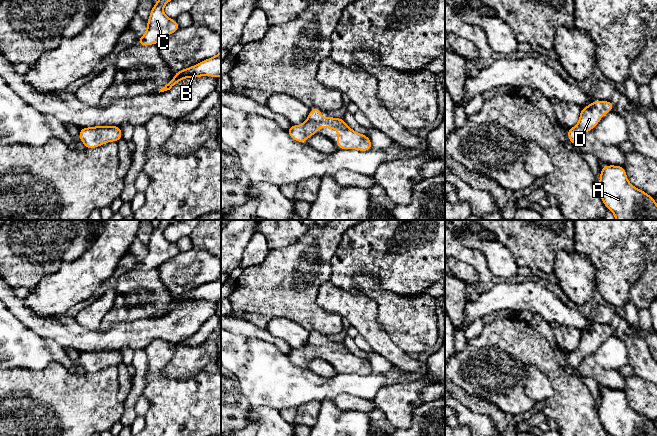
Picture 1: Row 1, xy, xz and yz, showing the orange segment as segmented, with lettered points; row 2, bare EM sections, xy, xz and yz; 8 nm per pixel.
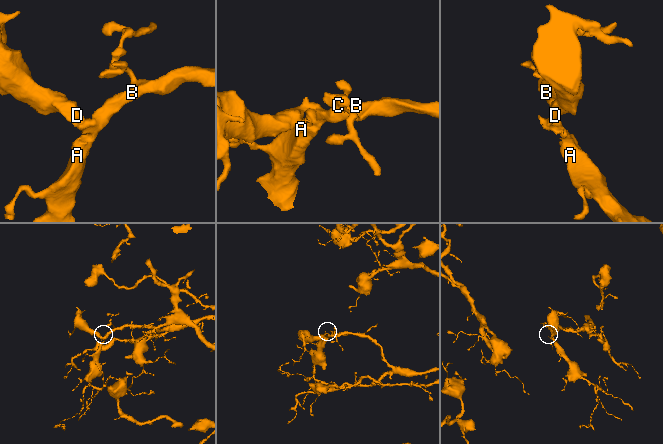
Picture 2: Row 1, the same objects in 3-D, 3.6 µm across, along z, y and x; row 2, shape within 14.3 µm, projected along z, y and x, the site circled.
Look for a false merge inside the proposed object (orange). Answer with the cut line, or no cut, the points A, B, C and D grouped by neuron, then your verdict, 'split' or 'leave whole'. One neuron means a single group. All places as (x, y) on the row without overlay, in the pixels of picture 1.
cut none; groups A B C D; leave whole

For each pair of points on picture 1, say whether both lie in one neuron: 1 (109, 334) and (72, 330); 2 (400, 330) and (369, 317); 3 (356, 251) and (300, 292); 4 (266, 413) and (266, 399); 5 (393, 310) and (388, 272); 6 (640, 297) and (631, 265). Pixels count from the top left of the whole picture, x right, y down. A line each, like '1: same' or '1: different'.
1: same
2: different
3: different
4: different
5: different
6: different

